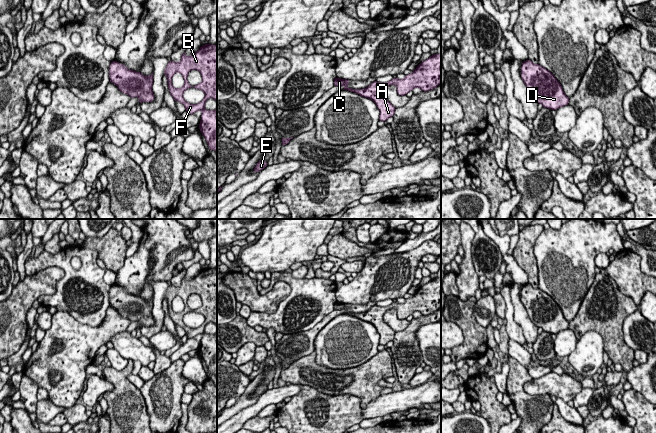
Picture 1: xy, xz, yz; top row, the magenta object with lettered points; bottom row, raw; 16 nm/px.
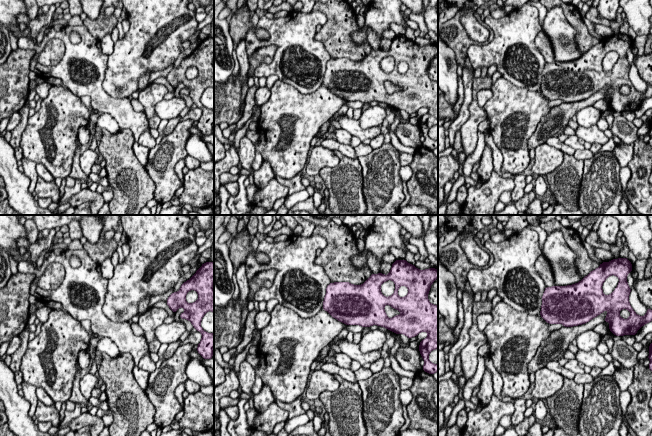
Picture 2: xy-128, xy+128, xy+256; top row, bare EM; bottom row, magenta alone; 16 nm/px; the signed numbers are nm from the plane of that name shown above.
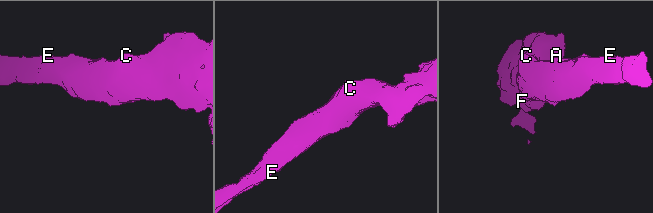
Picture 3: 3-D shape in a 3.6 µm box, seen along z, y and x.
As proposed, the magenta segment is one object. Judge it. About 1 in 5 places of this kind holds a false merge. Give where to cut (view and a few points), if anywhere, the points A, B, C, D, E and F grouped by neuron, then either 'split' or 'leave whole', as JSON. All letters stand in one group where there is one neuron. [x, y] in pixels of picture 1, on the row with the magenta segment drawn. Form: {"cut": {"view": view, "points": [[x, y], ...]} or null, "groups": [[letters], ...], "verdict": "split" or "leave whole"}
{"cut": null, "groups": [["A", "B", "C", "D", "E", "F"]], "verdict": "leave whole"}

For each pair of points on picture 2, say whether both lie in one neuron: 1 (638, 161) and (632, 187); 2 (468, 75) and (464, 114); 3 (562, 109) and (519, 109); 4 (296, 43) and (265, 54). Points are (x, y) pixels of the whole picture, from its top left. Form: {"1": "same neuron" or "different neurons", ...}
{"1": "same neuron", "2": "same neuron", "3": "different neurons", "4": "different neurons"}

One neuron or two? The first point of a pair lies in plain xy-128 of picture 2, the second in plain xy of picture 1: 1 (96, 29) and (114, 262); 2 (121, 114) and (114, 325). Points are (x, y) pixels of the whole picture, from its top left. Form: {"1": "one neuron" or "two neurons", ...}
{"1": "one neuron", "2": "two neurons"}

